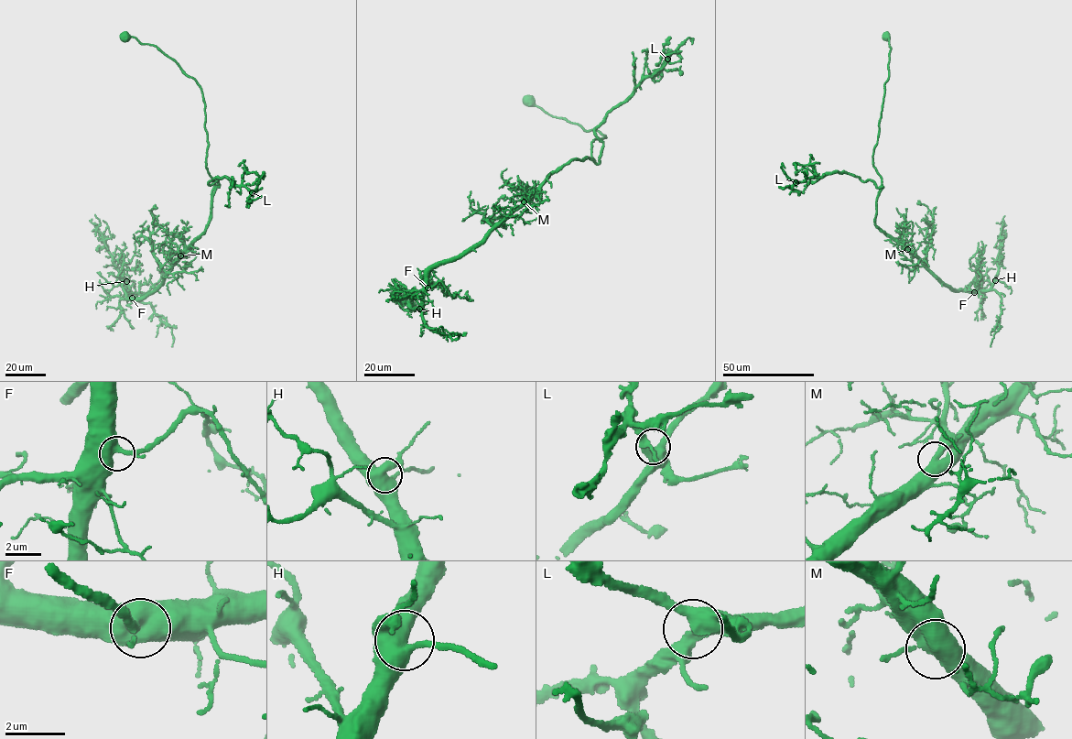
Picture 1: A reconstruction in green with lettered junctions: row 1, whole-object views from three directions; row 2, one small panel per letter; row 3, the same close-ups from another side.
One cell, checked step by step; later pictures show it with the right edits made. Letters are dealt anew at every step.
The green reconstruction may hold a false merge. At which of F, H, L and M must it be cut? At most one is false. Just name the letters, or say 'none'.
none

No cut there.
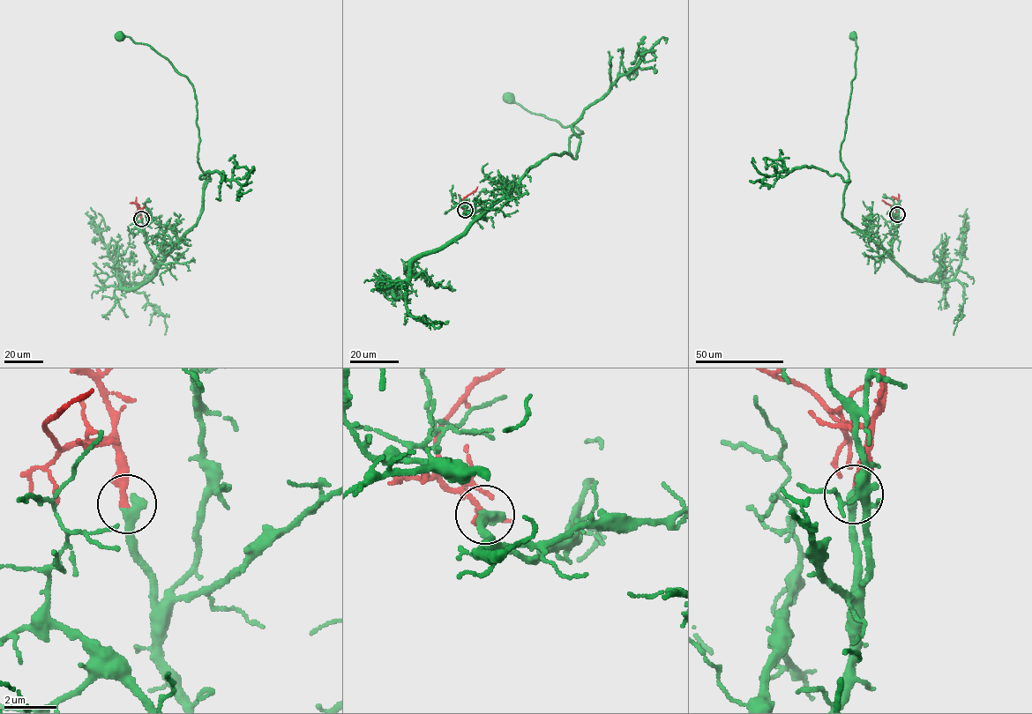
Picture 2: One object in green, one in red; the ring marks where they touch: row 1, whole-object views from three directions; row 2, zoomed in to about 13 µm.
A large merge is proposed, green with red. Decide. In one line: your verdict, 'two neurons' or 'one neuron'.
one neuron

